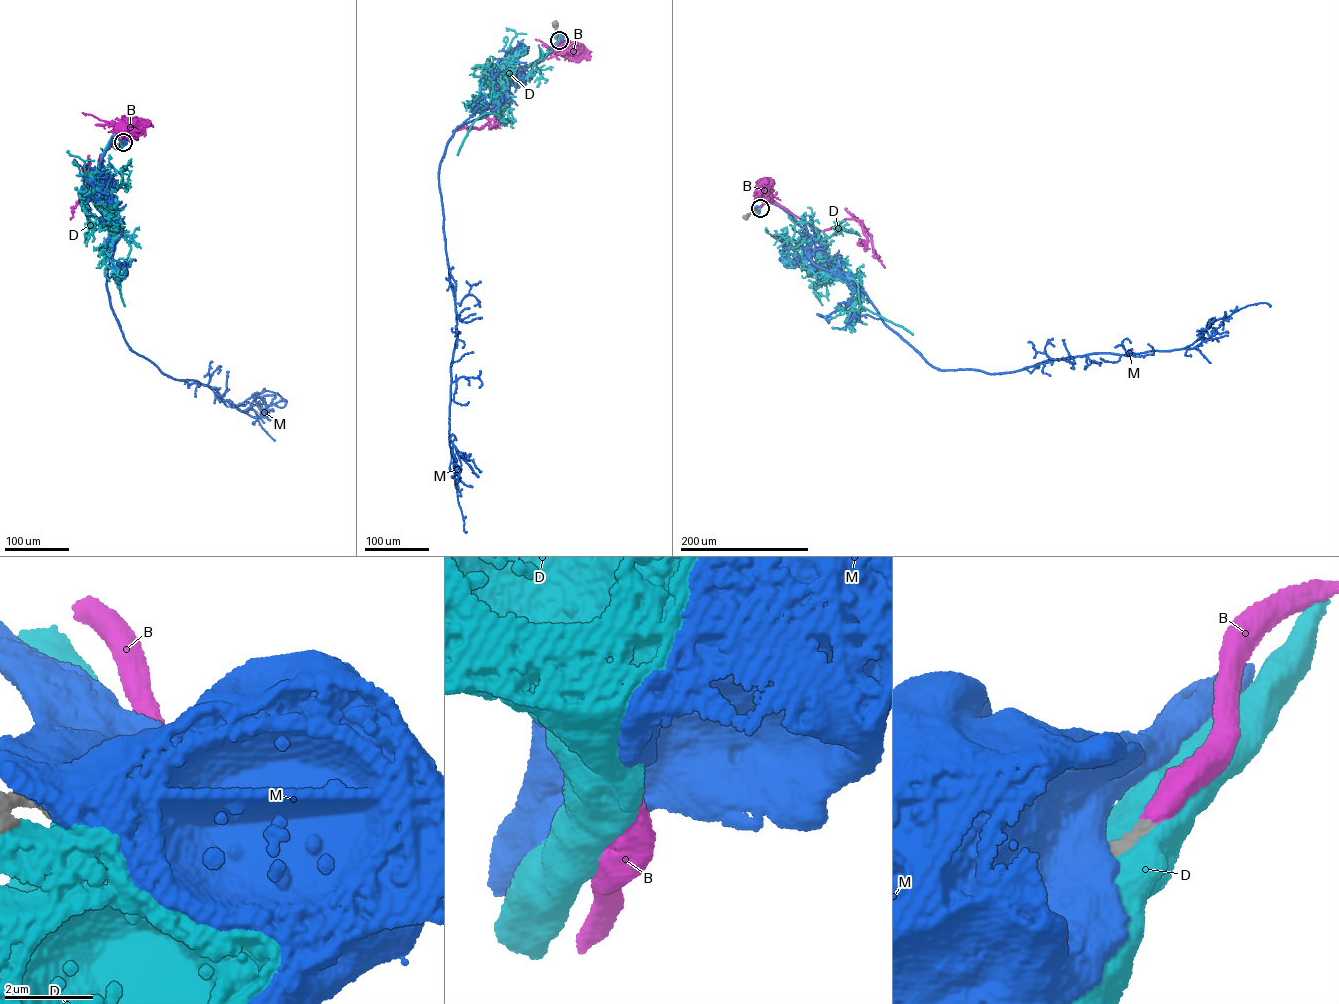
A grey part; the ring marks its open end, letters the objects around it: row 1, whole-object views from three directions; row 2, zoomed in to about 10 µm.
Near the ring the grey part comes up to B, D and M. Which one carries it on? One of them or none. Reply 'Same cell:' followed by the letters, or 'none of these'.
Same cell: B

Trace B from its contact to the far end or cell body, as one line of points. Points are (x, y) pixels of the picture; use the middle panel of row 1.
B: (559, 40), (556, 51), (529, 66), (509, 86), (491, 121), (479, 128), (452, 131)

